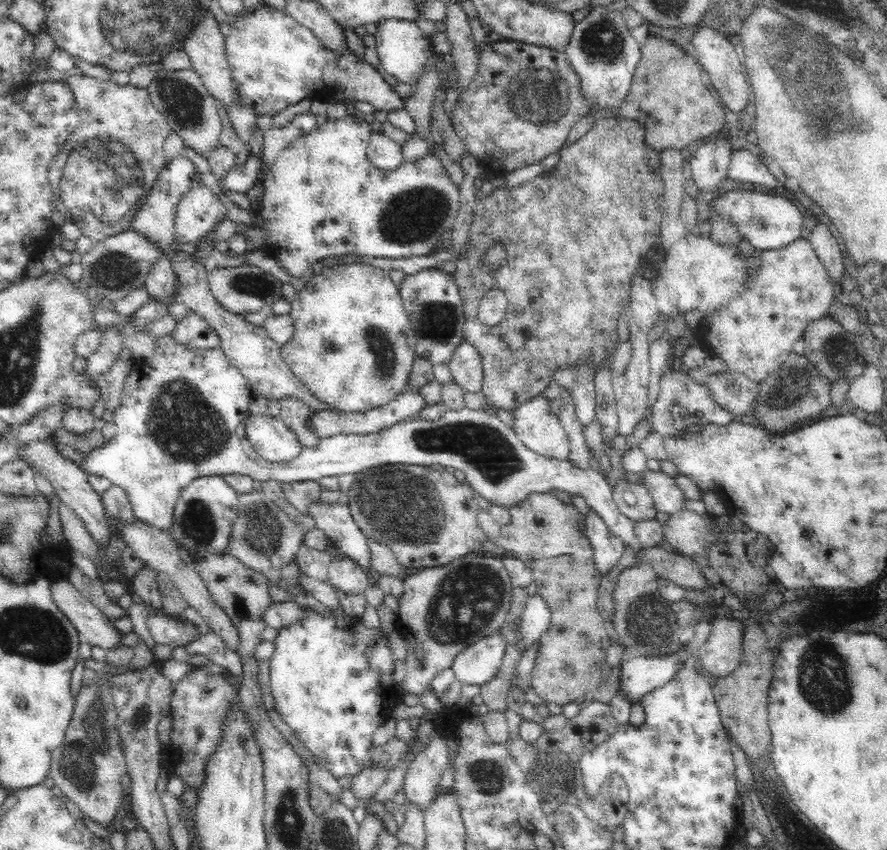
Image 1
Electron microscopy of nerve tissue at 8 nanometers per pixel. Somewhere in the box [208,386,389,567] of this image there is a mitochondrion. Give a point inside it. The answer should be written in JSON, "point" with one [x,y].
{"point":[257,529]}

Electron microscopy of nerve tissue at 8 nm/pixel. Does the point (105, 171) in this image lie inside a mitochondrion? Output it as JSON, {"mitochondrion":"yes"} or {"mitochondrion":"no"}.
{"mitochondrion":"yes"}

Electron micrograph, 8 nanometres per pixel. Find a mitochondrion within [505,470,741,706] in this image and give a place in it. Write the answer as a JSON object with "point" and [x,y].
{"point":[646,626]}

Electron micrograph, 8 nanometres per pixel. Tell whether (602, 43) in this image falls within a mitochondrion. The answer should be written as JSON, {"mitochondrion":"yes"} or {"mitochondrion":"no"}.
{"mitochondrion":"yes"}

